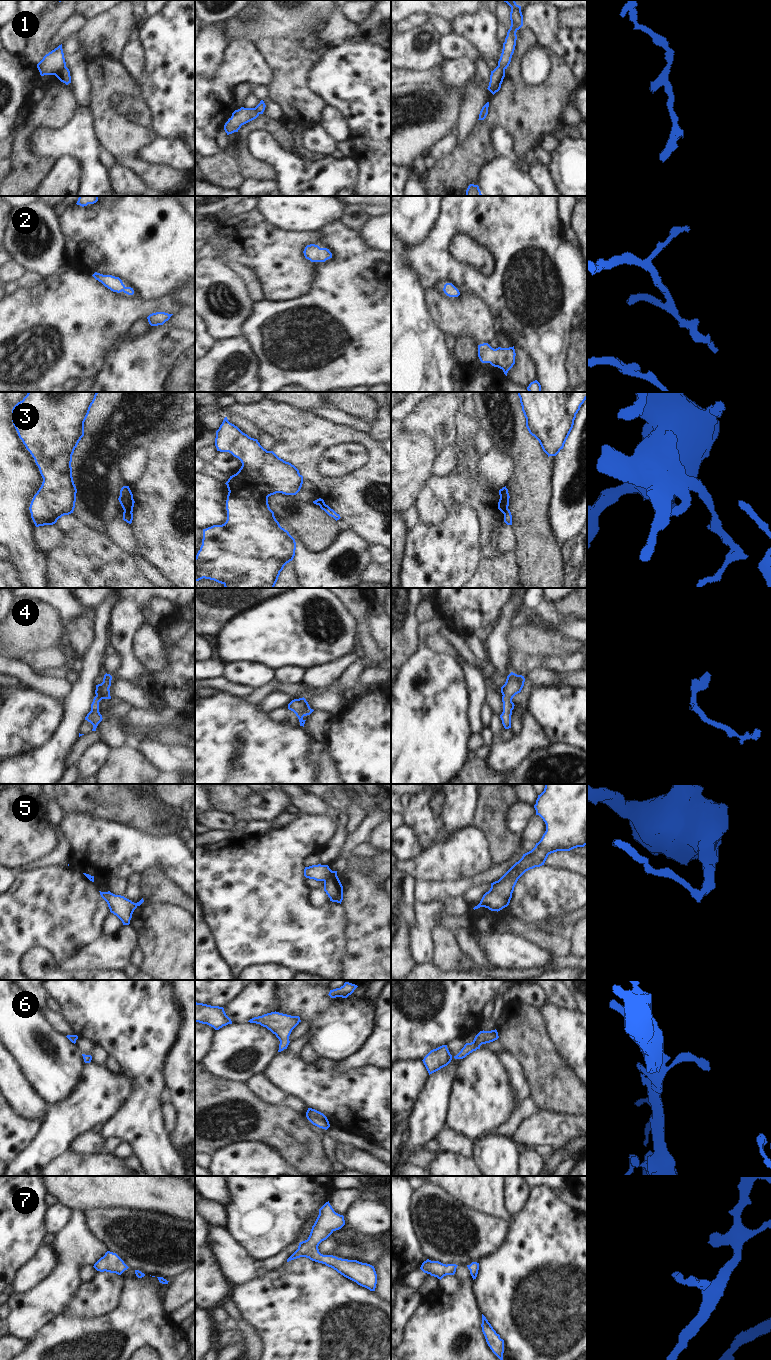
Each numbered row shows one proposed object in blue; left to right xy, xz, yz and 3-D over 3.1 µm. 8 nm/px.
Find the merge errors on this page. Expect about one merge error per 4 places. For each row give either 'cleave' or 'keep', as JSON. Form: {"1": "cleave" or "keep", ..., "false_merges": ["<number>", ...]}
{"1": "cleave", "2": "keep", "3": "cleave", "4": "keep", "5": "cleave", "6": "keep", "7": "keep", "false_merges": ["1", "3", "5"]}

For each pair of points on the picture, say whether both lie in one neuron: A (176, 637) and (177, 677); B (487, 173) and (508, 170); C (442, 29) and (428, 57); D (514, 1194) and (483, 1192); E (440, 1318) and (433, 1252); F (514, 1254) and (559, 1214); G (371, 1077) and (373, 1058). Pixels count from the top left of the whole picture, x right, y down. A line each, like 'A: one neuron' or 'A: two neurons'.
A: one neuron
B: one neuron
C: two neurons
D: two neurons
E: two neurons
F: one neuron
G: two neurons

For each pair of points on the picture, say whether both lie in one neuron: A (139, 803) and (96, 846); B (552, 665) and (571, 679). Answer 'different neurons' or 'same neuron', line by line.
A: different neurons
B: different neurons

